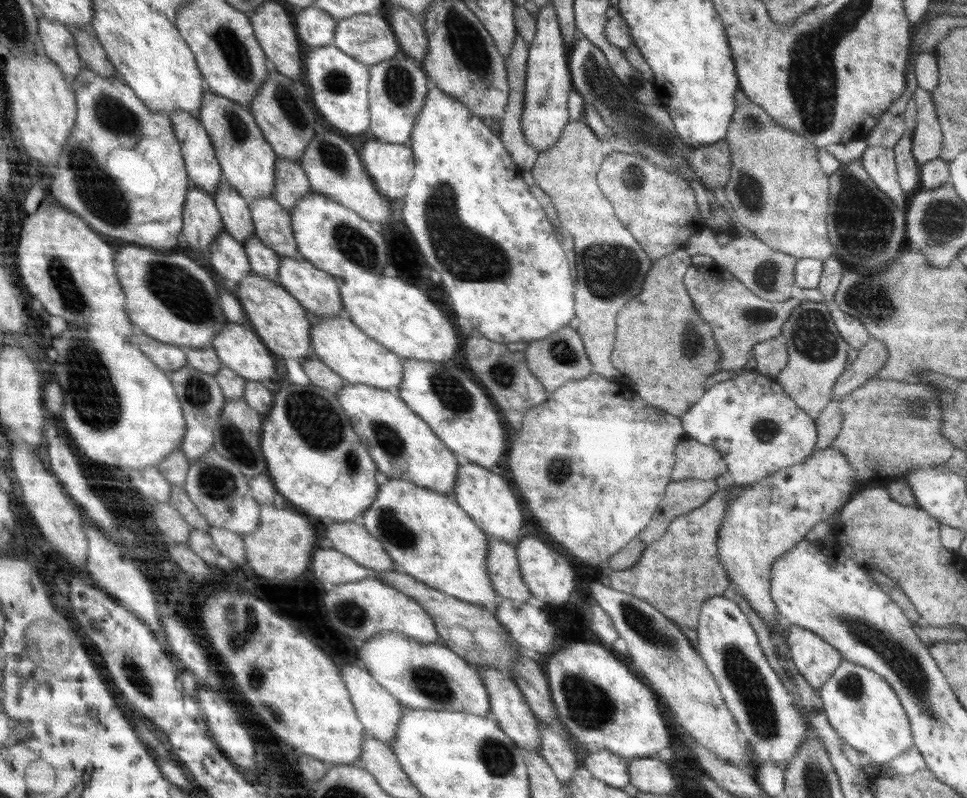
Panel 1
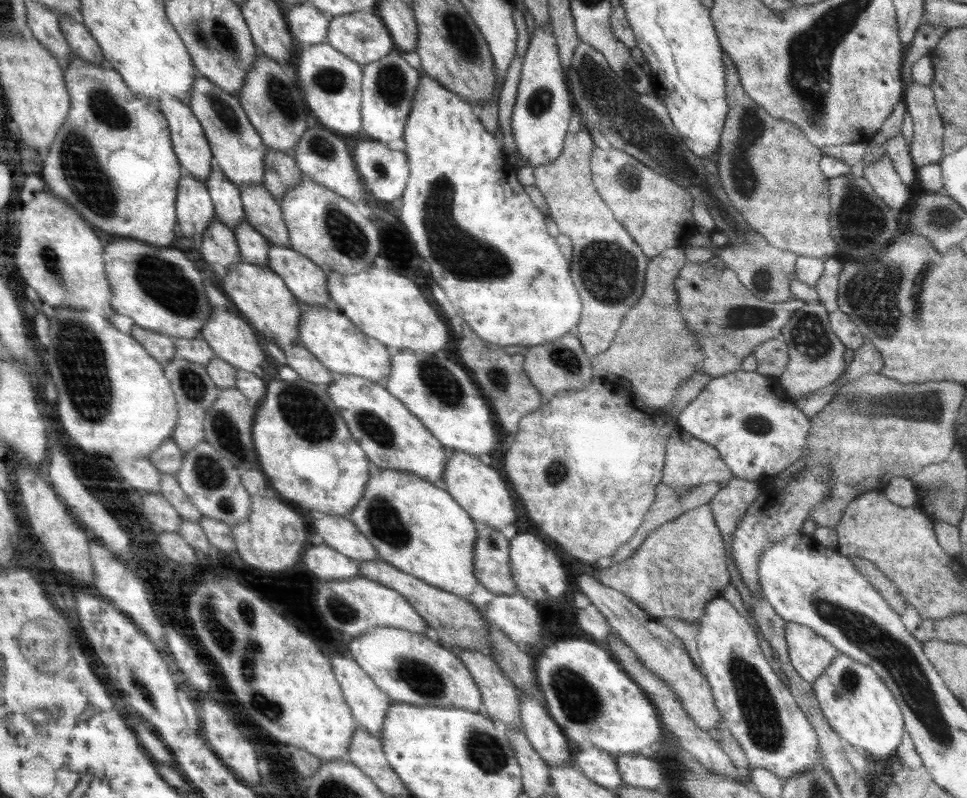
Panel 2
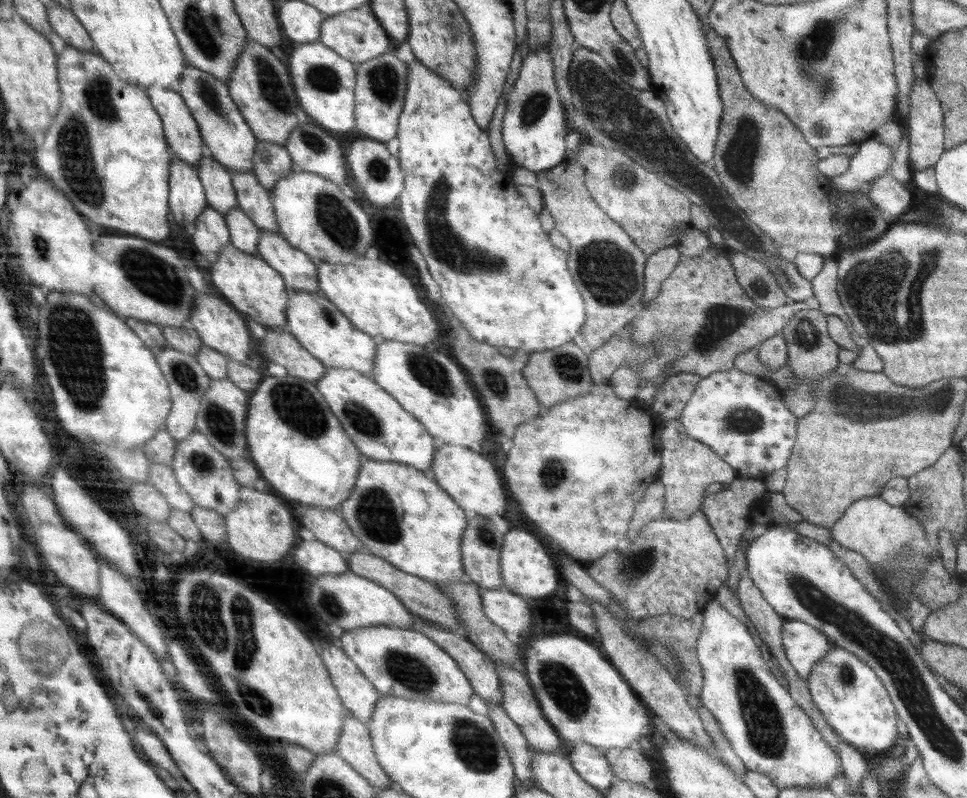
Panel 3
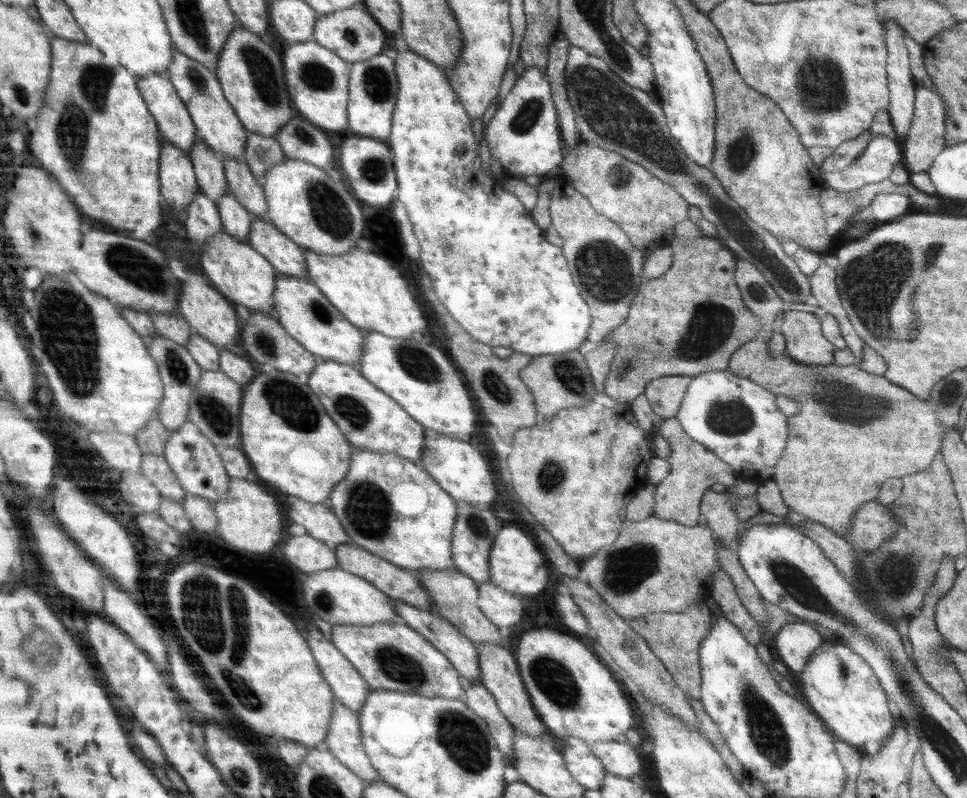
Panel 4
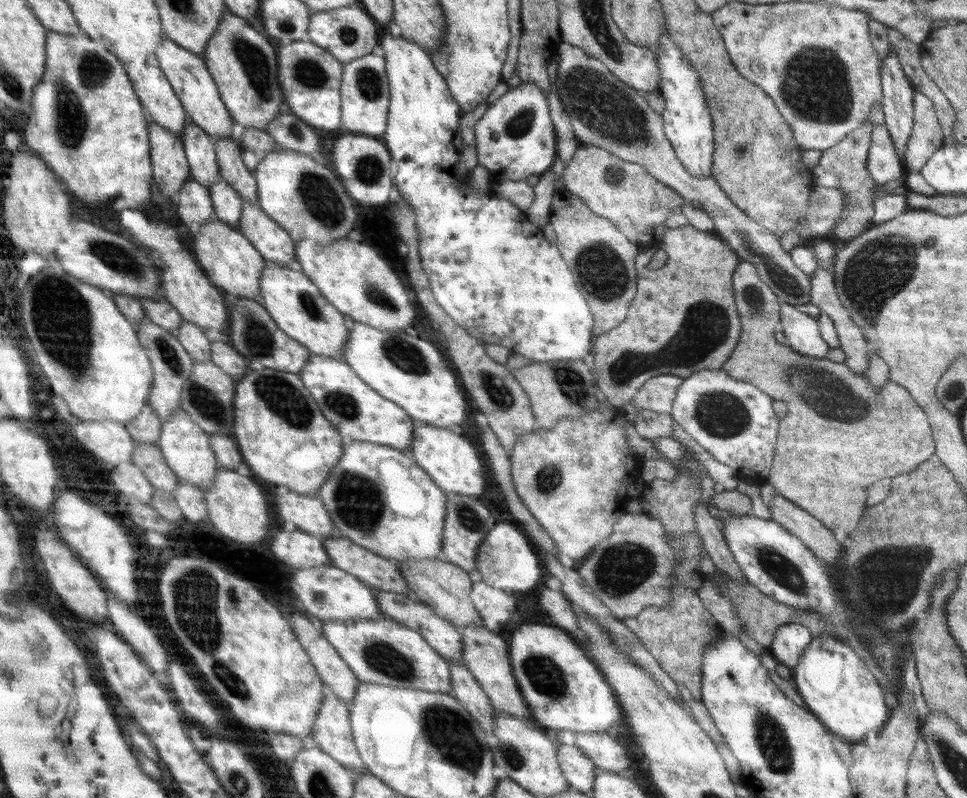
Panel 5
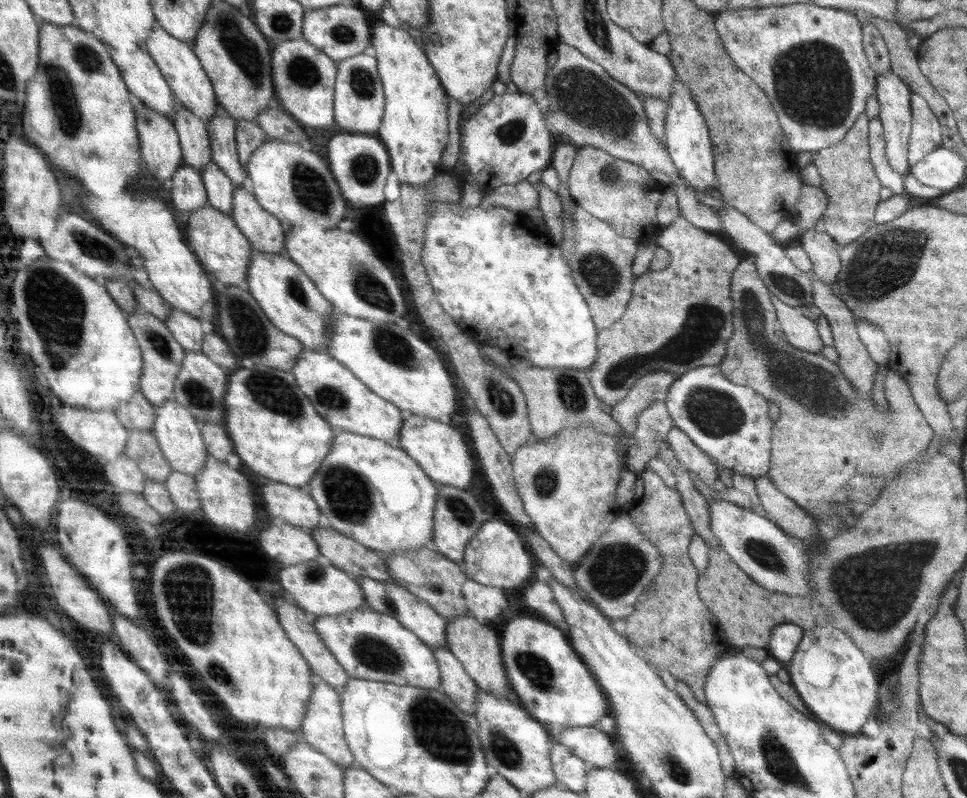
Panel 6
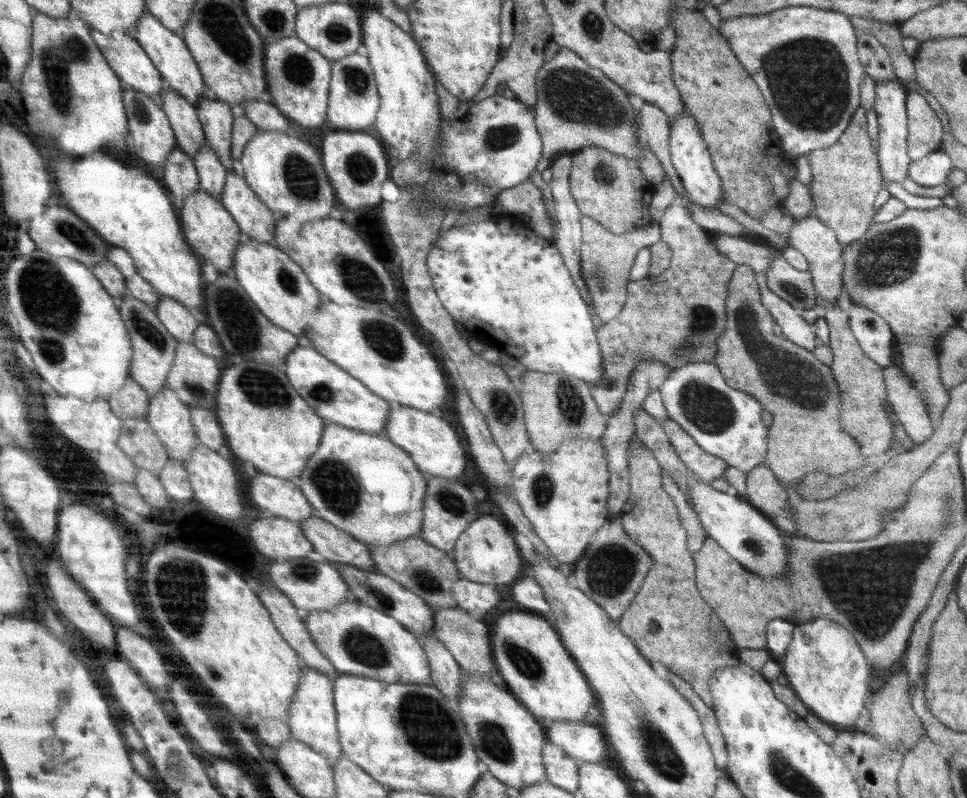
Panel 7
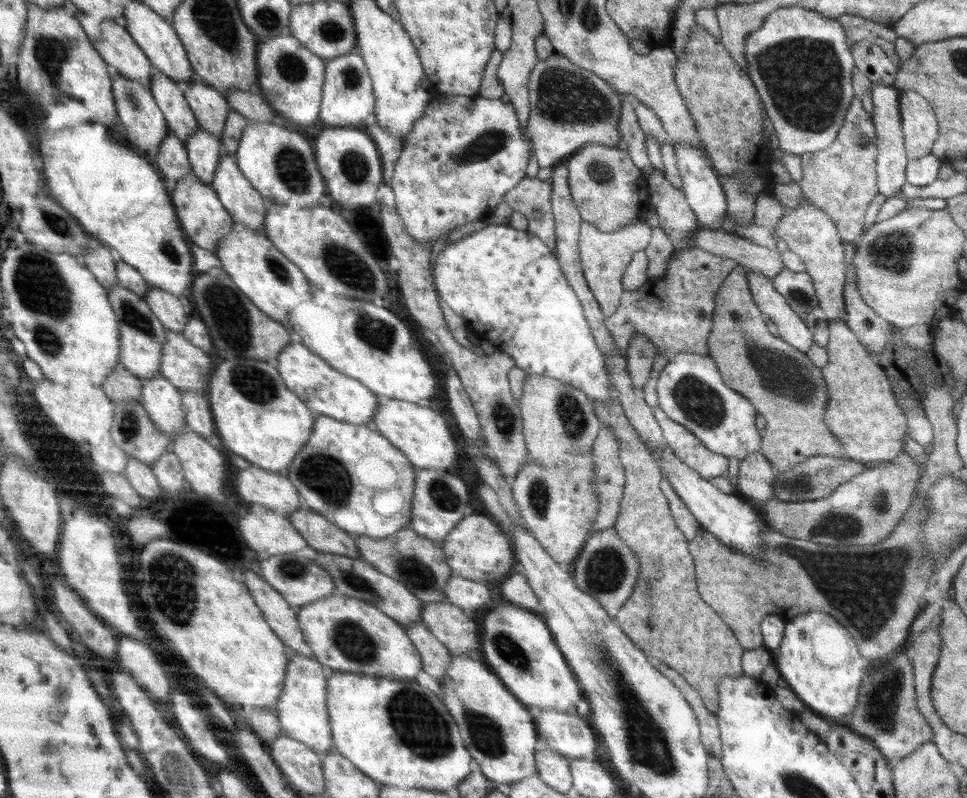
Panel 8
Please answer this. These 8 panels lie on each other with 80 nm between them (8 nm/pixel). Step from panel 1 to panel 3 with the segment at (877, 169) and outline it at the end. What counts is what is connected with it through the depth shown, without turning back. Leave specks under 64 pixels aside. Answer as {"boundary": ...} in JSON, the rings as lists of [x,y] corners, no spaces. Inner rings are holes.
{"boundary":[[[890,171],[867,184],[867,189],[870,190],[869,198],[872,198],[872,202],[884,214],[896,216],[896,214],[904,212],[912,202],[910,189],[898,182]]]}

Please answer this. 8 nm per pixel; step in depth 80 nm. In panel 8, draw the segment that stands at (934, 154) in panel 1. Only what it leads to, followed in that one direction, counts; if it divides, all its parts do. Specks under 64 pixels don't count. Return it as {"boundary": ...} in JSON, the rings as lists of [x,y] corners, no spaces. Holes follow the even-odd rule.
{"boundary":[[[900,90],[899,107],[907,157],[912,160],[930,154],[939,135],[930,103],[913,90]]]}

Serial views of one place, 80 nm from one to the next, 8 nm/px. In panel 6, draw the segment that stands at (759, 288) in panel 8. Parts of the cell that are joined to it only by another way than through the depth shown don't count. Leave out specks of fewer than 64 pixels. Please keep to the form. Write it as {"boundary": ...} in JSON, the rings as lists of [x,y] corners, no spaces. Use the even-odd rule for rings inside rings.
{"boundary":[[[773,294],[771,301],[776,310],[777,324],[785,334],[784,339],[794,348],[820,354],[824,345],[833,346],[831,326],[823,315],[818,321],[812,322],[802,315],[800,309],[782,302]]]}

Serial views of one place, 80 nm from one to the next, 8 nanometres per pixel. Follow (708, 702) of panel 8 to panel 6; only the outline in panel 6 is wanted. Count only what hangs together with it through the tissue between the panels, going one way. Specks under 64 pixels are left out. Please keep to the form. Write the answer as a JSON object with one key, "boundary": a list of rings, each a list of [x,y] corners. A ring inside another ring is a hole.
{"boundary":[[[682,214],[671,225],[662,227],[659,237],[654,242],[670,255],[668,266],[664,270],[648,270],[636,279],[633,282],[632,298],[622,318],[612,326],[597,331],[598,354],[591,369],[587,370],[587,377],[607,411],[624,400],[636,382],[649,372],[665,370],[679,377],[699,366],[719,366],[733,335],[731,278],[742,260],[731,252],[721,235],[692,226]],[[647,467],[636,472],[636,488],[628,515],[639,529],[657,546],[663,566],[636,603],[635,609],[619,621],[618,628],[632,646],[658,671],[667,670],[675,679],[690,687],[694,697],[706,703],[706,678],[716,660],[727,653],[729,644],[718,619],[703,603],[697,591],[699,572],[689,557],[688,545],[693,535],[693,524],[686,514],[680,491],[669,487]]]}

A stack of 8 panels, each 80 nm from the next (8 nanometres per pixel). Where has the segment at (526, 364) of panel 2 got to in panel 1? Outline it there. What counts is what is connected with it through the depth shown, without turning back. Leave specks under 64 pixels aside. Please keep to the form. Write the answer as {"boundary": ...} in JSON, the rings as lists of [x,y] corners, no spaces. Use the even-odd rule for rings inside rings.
{"boundary":[[[563,326],[546,338],[530,341],[525,348],[525,359],[532,374],[544,385],[547,394],[565,382],[583,379],[593,372],[593,366],[585,351],[582,337],[570,326]]]}

